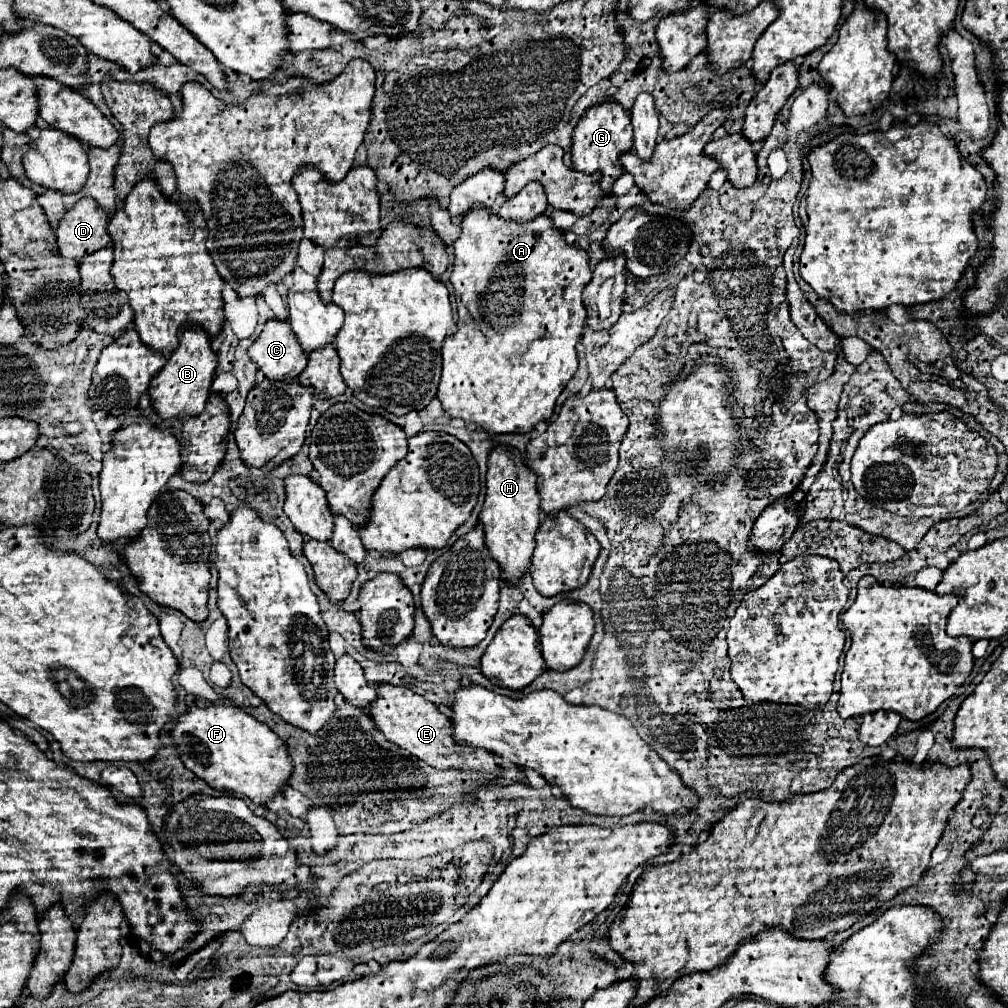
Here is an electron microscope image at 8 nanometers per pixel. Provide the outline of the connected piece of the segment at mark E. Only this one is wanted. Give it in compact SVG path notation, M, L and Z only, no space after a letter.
M379 688L377 700L369 706L371 718L375 720L377 728L385 734L387 740L395 742L399 748L411 752L415 758L423 760L425 764L439 768L439 770L479 770L489 772L493 776L501 776L501 766L495 762L495 756L489 750L473 748L473 746L459 746L453 740L453 728L449 718L429 700L415 694L413 690L401 688Z

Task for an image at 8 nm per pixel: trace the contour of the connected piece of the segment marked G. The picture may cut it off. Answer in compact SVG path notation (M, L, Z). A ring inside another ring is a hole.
M603 102L599 106L589 108L573 132L573 148L571 148L573 168L585 174L601 172L601 190L605 194L611 194L615 180L623 174L619 156L629 152L631 148L633 148L633 130L629 116L619 104Z

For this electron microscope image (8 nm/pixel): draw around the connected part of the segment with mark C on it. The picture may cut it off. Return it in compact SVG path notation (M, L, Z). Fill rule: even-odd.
M269 320L265 324L259 338L249 348L249 358L271 382L291 382L307 366L307 356L293 336L289 322L281 320Z

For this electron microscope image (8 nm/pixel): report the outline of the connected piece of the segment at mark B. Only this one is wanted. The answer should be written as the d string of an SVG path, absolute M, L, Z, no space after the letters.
M191 328L181 334L179 348L171 354L165 368L151 380L149 396L155 412L161 420L177 418L177 416L199 416L205 410L205 402L209 398L213 372L217 368L217 354L211 348L211 340L201 328Z

